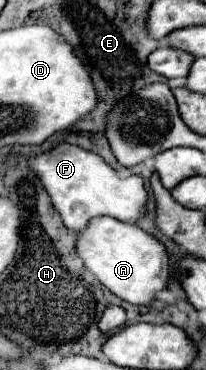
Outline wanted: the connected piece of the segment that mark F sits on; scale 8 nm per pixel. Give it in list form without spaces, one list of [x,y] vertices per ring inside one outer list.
[[[60,143],[48,153],[30,157],[28,169],[36,175],[68,229],[82,231],[82,227],[86,227],[86,223],[98,215],[110,215],[124,223],[134,223],[144,213],[148,195],[142,177],[118,177],[116,171],[100,155],[82,147]]]

